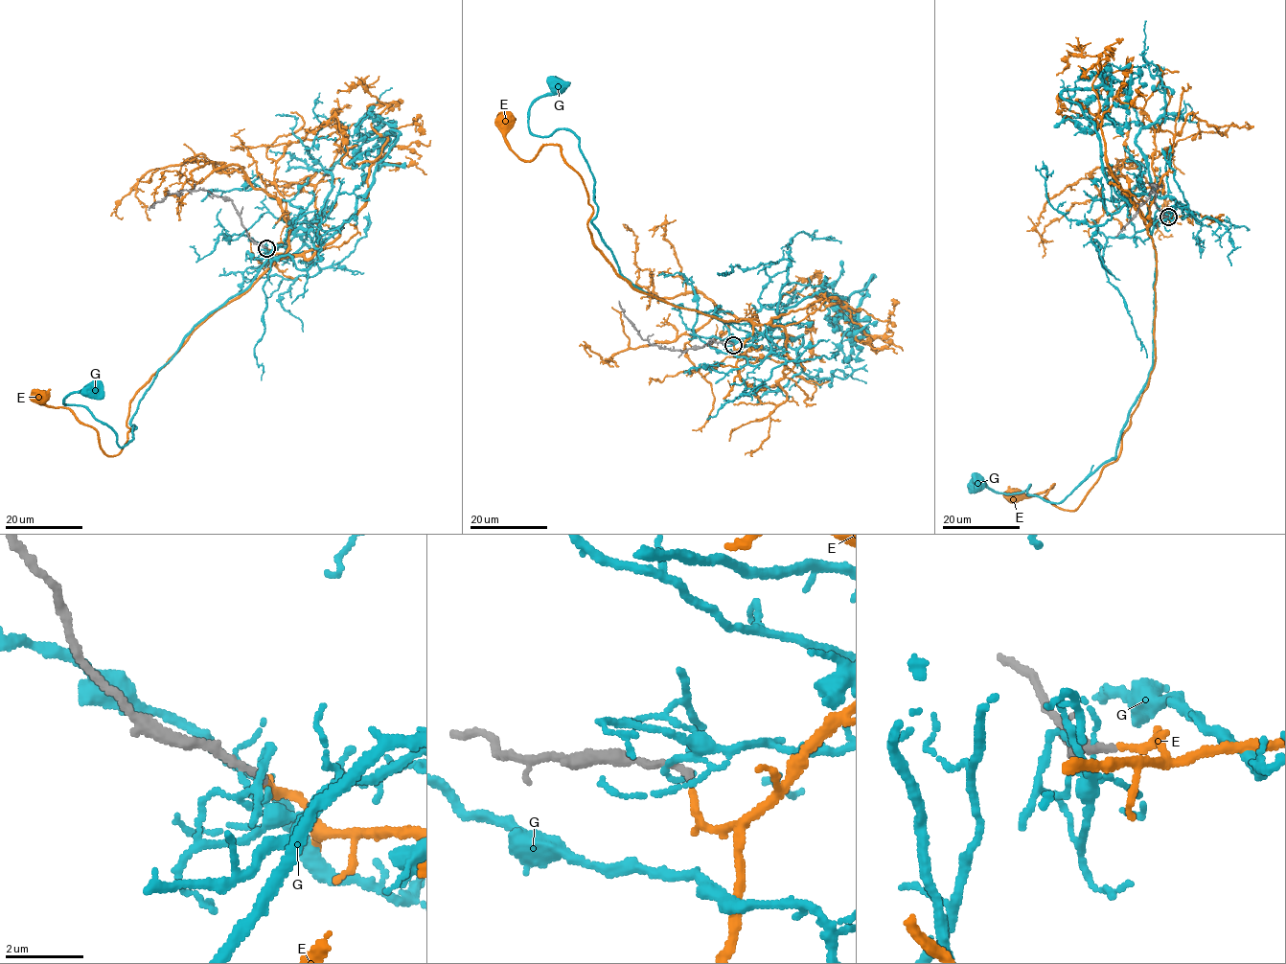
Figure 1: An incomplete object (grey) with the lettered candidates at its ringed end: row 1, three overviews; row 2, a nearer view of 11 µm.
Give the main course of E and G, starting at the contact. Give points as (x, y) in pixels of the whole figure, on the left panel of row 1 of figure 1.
E: (266, 248), (286, 255), (195, 330), (130, 401), (131, 430), (121, 452), (105, 454), (94, 428), (38, 396)
G: (264, 247), (293, 236), (159, 370), (132, 439), (120, 447), (89, 410), (64, 402), (89, 390)

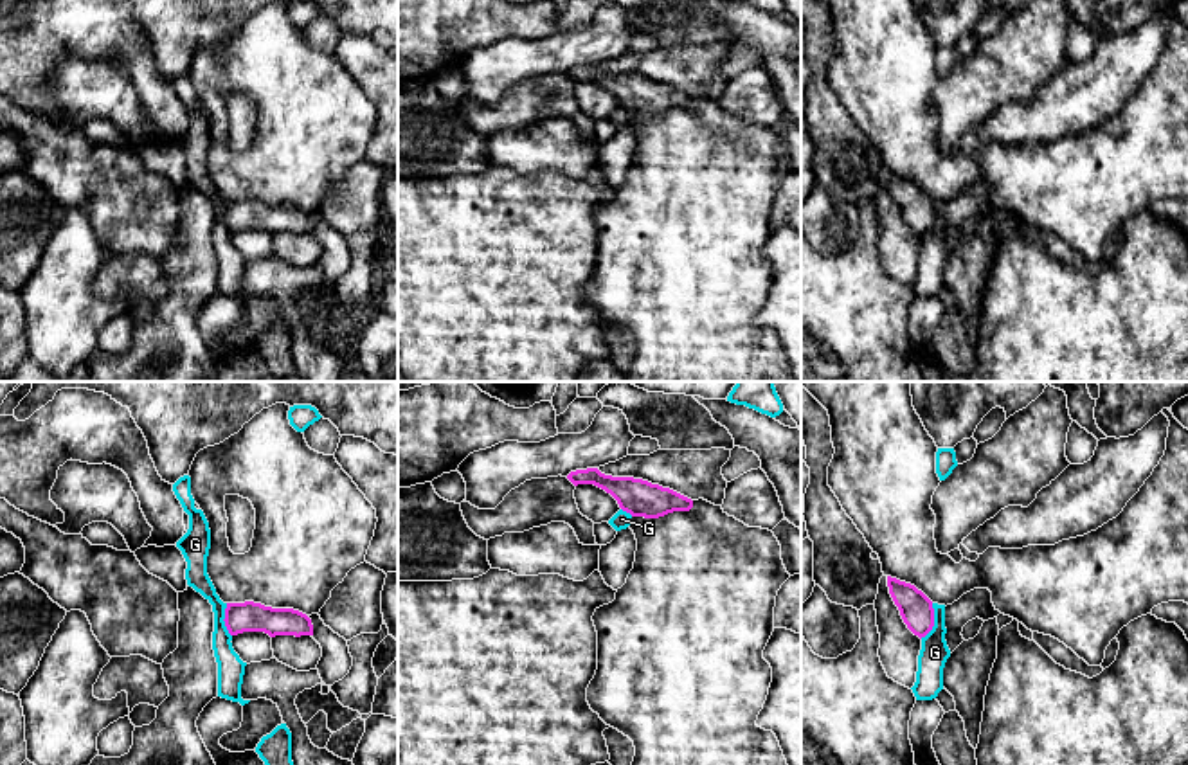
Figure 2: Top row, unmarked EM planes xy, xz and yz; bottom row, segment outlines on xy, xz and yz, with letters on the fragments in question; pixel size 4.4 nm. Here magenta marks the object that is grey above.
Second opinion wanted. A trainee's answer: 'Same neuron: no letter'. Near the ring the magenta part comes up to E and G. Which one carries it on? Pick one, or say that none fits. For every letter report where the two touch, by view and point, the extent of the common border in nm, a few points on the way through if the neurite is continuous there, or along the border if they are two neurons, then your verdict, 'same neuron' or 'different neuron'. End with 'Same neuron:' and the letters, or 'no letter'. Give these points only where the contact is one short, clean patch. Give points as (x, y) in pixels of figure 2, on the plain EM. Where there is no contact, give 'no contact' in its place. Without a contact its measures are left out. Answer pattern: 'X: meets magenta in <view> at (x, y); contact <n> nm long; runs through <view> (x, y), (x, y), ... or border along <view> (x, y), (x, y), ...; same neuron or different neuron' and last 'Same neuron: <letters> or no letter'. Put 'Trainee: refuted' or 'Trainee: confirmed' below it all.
E: no contact; same neuron
G: meets magenta in yz at (933, 218); contact 170 nm long; border along yz (933, 200), (933, 224), (920, 234); different neuron
Same neuron: E
Trainee: refuted

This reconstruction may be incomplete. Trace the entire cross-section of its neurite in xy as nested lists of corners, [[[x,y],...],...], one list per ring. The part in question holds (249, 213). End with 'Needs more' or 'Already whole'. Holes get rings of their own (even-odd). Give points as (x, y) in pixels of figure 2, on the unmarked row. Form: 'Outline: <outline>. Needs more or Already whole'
Outline: [[[227,200],[225,223],[230,232],[243,229],[265,229],[275,232],[313,232],[311,216],[293,205],[272,205],[261,200]]]. Already whole

